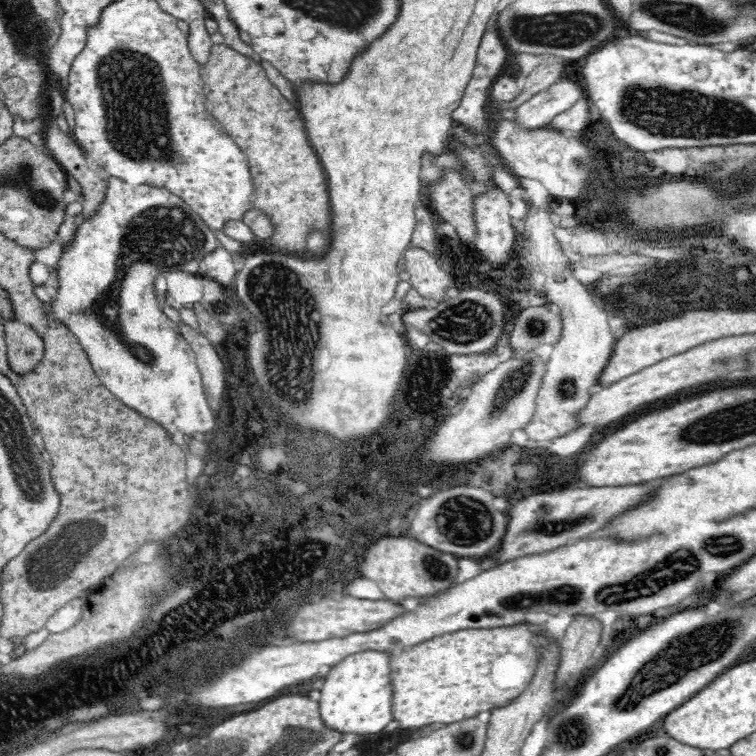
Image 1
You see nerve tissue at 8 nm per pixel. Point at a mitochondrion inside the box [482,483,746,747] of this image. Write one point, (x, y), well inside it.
(676, 566)

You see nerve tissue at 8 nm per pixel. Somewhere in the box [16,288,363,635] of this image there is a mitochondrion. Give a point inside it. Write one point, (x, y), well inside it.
(49, 568)

